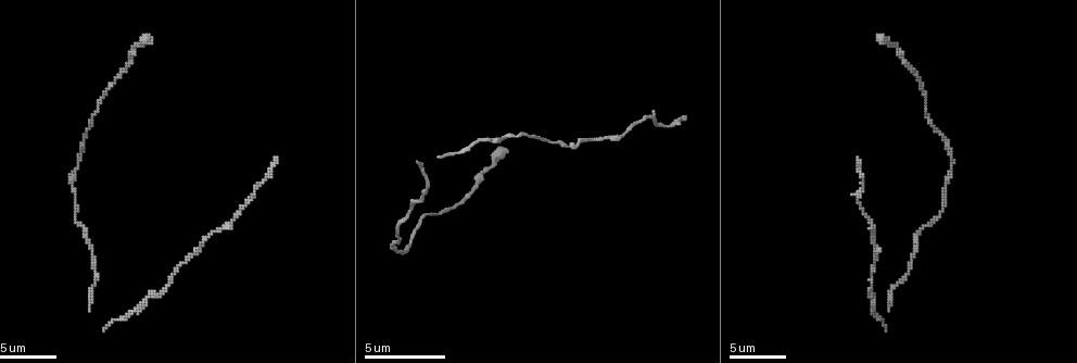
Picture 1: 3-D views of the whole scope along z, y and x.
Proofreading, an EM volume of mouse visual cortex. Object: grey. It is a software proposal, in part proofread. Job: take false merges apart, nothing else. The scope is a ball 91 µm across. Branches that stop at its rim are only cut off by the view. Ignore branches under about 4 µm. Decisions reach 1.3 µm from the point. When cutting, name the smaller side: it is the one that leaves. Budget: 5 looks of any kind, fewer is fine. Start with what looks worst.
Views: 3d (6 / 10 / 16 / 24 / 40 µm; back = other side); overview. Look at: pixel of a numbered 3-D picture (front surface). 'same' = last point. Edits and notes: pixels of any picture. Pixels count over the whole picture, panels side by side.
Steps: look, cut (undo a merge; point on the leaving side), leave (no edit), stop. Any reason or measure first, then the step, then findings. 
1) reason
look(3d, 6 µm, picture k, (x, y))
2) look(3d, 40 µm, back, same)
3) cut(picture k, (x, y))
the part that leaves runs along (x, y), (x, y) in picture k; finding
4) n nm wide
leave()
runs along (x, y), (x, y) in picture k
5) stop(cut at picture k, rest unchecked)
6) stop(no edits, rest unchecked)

sudden change in width
look(3d, 16 µm, picture 1, (628, 127))

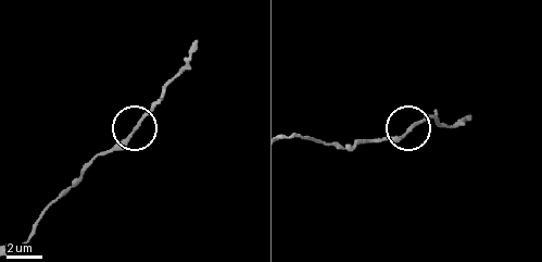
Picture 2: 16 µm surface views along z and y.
160 nm wide
leave()
runs along (292, 136), (327, 142), (366, 142), (398, 137), (436, 113) in picture 2; all the same cell

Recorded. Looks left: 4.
sudden change in width
look(3d, 6 µm, picture 1, (869, 297))

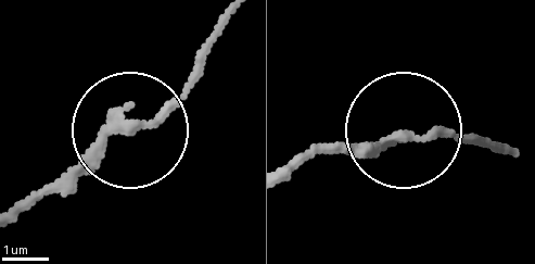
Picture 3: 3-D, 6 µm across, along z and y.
leave()
runs along (292, 173), (397, 134), (498, 141) in picture 3; all the same cell

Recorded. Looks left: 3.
calibre changes
look(3d, 6 µm, picture 1, (128, 68))

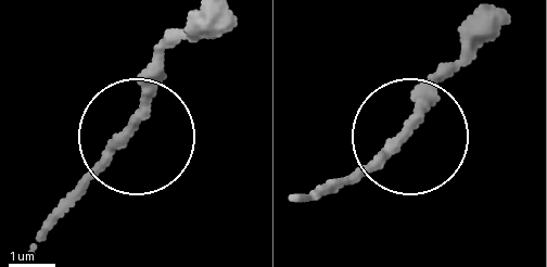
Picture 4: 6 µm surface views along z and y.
210 nm wide
leave()
one cell here

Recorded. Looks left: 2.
stop(no edits, rest unchecked)

